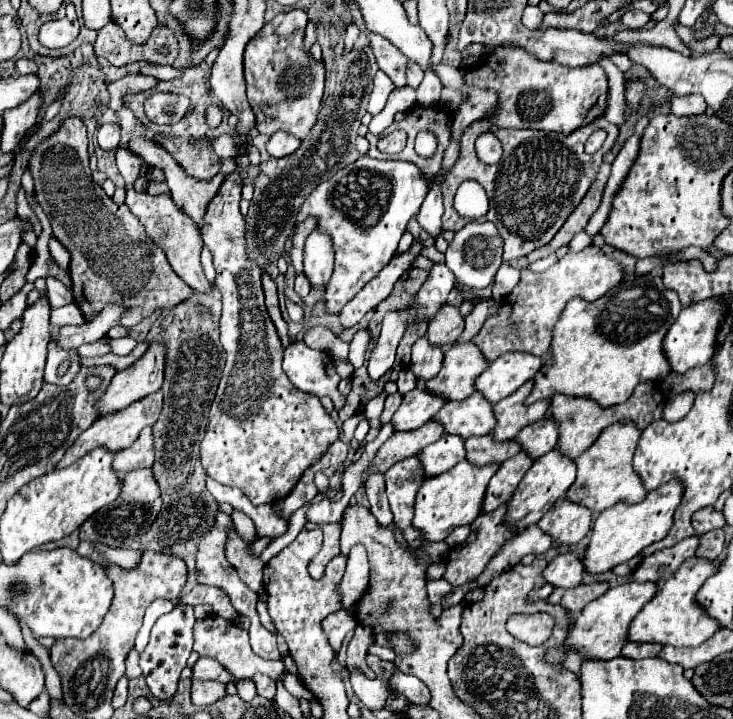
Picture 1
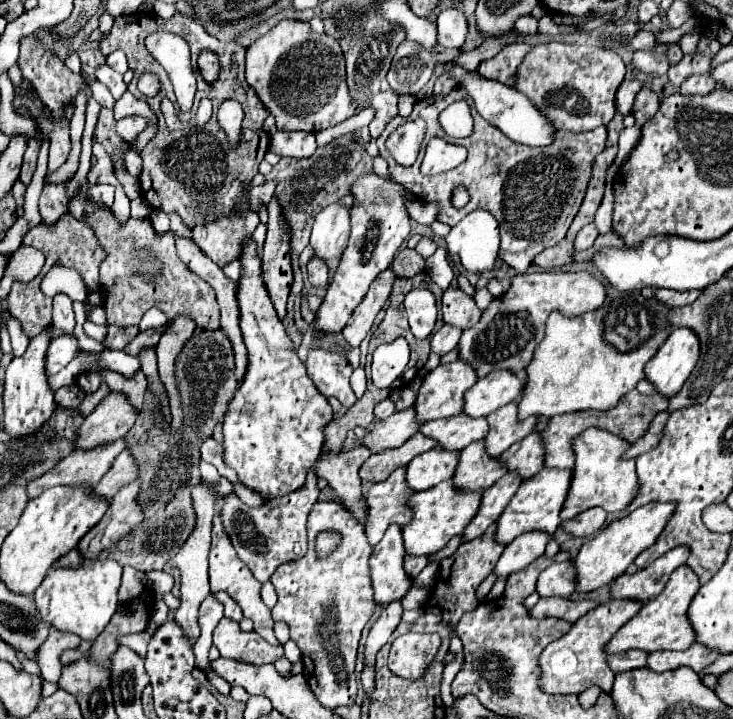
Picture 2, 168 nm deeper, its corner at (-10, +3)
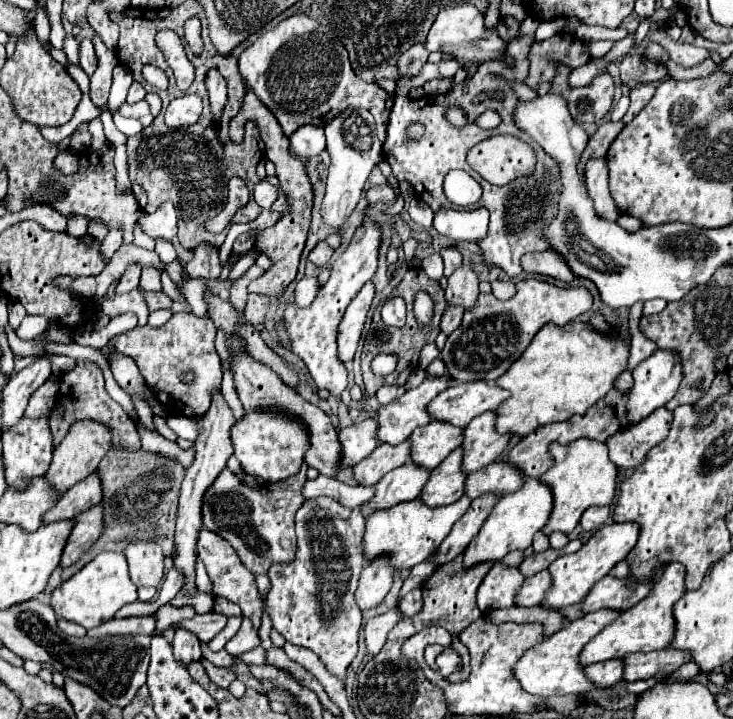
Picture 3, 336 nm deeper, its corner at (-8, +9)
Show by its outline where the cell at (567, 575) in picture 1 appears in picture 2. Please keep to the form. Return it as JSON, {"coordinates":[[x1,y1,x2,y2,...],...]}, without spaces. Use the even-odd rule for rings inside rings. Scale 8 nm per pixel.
{"coordinates":[[571,561,549,565,537,579,539,597,565,597,575,591,575,569]]}

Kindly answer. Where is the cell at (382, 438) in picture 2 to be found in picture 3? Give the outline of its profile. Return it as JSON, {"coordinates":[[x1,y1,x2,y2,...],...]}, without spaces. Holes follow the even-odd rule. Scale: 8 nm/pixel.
{"coordinates":[[377,417,365,419,361,423,353,423,351,427,345,427,345,429,339,429,339,441,343,447,341,461,345,467,359,463,363,457,367,457,369,453,373,453,373,449,379,447,377,429,379,429]]}

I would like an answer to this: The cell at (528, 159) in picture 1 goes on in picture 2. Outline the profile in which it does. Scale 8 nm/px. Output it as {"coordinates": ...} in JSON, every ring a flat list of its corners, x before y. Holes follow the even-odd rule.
{"coordinates":[[463,87,451,91,447,97,427,97,415,103,411,117,402,118,397,115,391,120,383,131,383,135,377,139,377,147,381,157,389,163,389,171,391,177,407,187,407,191,411,189,411,193,423,201,435,201,439,205,439,215,437,219,441,223,447,225,455,225,459,219,463,219,467,213,471,213,473,209,487,209,499,223,501,229,501,247,499,247,499,257,513,267,519,273,527,273,531,261,535,255,539,255,543,249,557,245,573,217,577,215,581,201,585,197,585,189,591,177,591,163,593,159,605,149,605,139,607,139,607,131,605,127,599,127,595,131,591,131,587,135,587,145,585,145,585,133,573,133,573,131,557,131,555,135,555,143,551,147,527,147,527,145,519,145,513,143,507,135,503,135,497,127,493,127,489,121,485,121,475,107,471,105,471,113,475,117,475,131,471,137,467,139,453,139,449,135,443,133,441,125,439,125,439,113,441,109,445,109,447,105,451,105,453,101,465,99,467,103,471,101,471,97,467,95,467,91,463,91],[425,119,427,121,426,136,423,140,423,147,417,158,417,163,413,167,401,167,397,161,393,161,393,157,389,155,389,151,385,149,385,139,399,126,407,120],[431,137,441,137,445,141,457,143,457,145,465,145,469,155,467,159,457,165,455,169,441,173,441,175,433,175,433,177,423,177,419,171,419,165,423,161,425,155,425,147,429,143],[455,185,465,185,471,201,467,207,463,209,455,209,451,205,451,189]]}

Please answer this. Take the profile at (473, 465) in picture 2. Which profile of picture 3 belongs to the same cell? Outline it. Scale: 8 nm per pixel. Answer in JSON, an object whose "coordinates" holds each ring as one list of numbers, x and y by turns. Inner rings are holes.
{"coordinates":[[455,449,437,469,433,469,431,479,421,491,421,499,429,507,449,505,465,495,467,473,463,471,463,451]]}

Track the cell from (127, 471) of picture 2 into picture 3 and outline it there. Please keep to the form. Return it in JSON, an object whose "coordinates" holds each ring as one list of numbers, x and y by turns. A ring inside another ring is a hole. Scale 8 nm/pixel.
{"coordinates":[[91,473,89,477,85,477,83,481,79,481,77,485,73,485,61,499,59,503,49,509,49,513,45,513,43,521,59,521,63,517,75,517,91,507,95,507,97,503,101,503,103,497,103,483,99,473]]}

